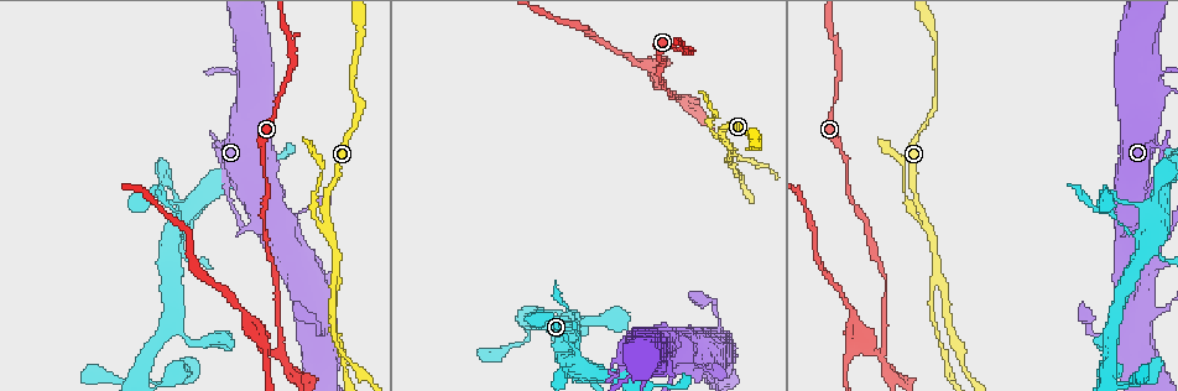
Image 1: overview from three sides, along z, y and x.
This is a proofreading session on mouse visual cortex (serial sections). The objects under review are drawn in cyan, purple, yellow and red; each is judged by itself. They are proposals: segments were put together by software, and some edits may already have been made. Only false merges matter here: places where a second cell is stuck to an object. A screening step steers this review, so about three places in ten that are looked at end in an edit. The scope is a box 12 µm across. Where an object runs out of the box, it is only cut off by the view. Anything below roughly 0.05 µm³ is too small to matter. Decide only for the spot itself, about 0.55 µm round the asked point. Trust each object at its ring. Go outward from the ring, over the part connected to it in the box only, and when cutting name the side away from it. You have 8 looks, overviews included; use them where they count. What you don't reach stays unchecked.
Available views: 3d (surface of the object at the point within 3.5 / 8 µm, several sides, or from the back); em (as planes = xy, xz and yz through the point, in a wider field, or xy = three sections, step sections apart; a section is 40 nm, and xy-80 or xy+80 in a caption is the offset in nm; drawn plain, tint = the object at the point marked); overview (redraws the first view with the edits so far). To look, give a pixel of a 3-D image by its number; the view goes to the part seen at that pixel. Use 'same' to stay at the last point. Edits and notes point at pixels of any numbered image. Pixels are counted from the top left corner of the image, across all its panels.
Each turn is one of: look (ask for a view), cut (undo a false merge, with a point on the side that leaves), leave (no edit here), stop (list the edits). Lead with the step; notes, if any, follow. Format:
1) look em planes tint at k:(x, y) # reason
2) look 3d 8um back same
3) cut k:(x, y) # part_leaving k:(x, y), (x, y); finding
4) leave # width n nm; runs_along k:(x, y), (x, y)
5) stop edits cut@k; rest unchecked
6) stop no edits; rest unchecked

look 3d 3.5um at 1:(1126, 209) # sharp bend

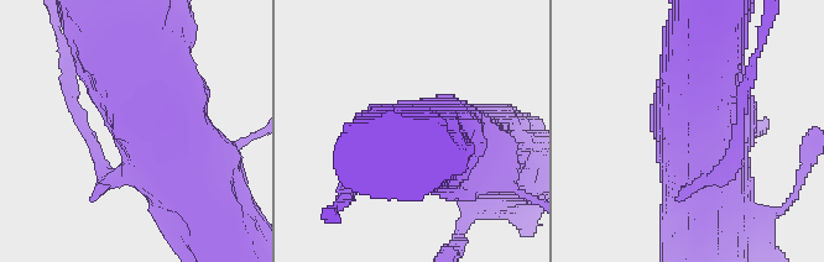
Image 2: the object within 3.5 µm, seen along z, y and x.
look em xy step 1 tint at 2:(155, 125)

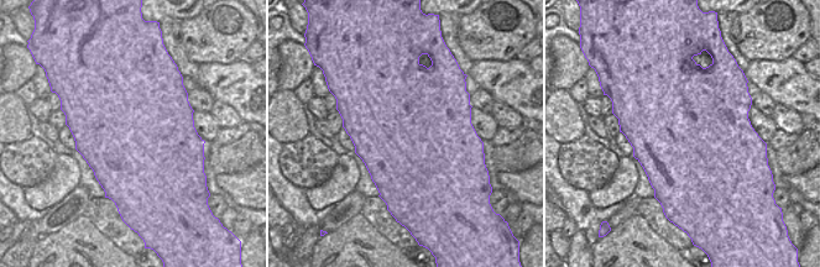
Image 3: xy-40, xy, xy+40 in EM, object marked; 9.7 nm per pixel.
look em xy step 3 tint same

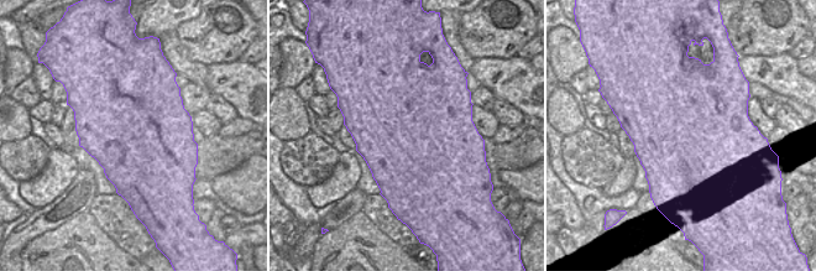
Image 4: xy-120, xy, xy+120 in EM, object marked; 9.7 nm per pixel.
cut 2:(92, 137) # part_leaving 2:(118, 176), (107, 176), (68, 99); a second cell is stuck on

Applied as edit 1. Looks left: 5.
look overview

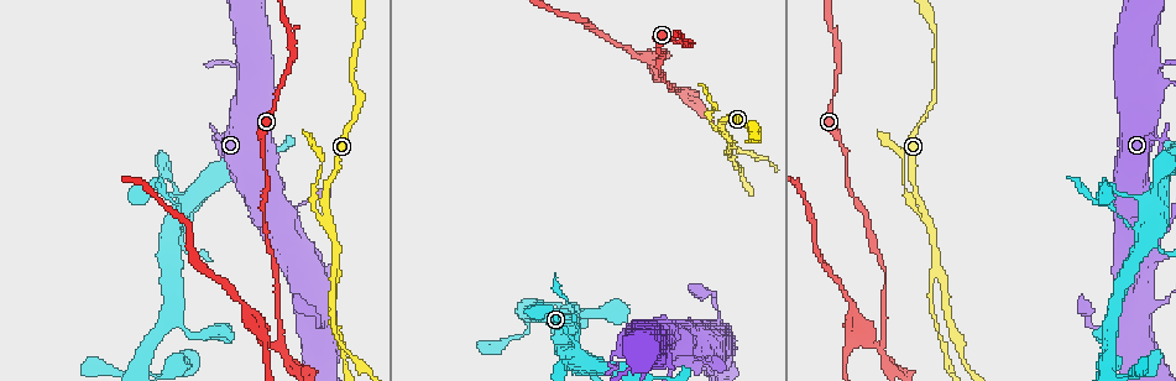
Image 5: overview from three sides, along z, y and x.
look 3d 3.5um at 5:(332, 267) # three-way junction

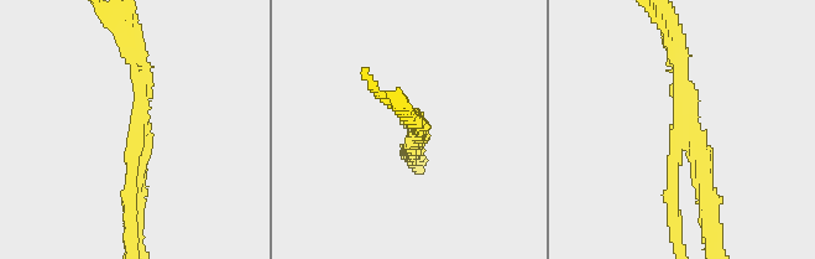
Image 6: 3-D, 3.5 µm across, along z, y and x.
look em xy step 1 tint at 6:(139, 122) # arms 3; arm_widths 150, 200, 200 nm

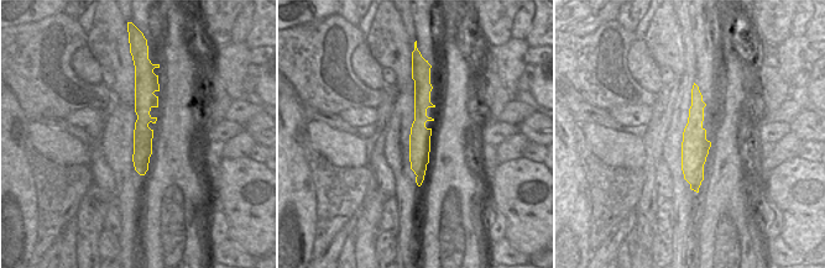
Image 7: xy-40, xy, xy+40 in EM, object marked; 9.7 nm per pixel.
look em xy step 3 tint same

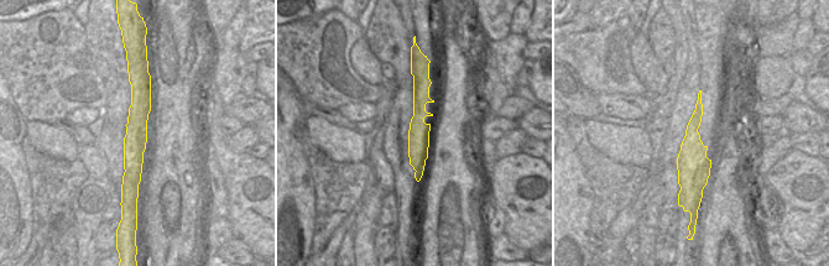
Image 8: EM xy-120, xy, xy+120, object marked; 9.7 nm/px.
cut 6:(674, 193) # part_leaving 6:(674, 154), (678, 249); two cells meet here

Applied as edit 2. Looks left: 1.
stop edits cut@2, cut@6; rest unchecked

